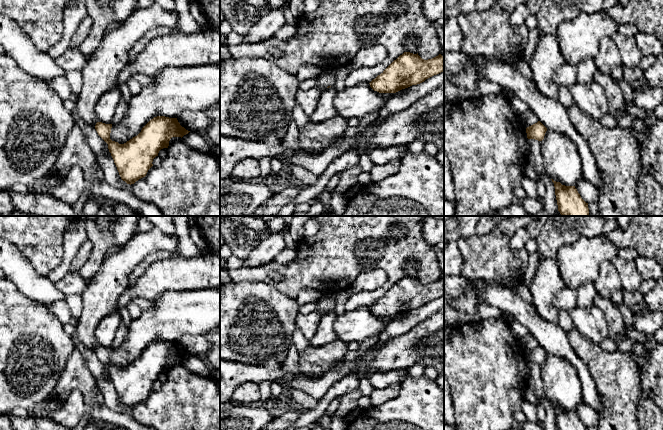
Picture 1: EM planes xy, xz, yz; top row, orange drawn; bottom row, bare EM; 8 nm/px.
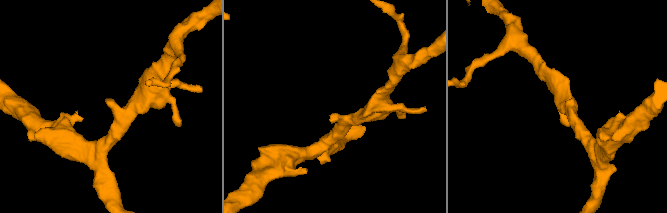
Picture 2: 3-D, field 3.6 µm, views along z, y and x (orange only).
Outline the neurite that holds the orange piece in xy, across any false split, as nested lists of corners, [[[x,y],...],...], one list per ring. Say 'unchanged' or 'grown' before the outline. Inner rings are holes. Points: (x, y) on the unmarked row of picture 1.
unchanged | [[[157,340],[141,356],[124,368],[110,363],[112,348],[97,346],[98,359],[108,368],[119,399],[127,408],[134,408],[146,400],[153,383],[163,372],[168,372],[172,361],[183,361],[190,355],[180,349],[177,342]]]

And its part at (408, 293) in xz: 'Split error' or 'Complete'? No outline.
Complete

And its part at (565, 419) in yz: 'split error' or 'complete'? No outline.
complete

